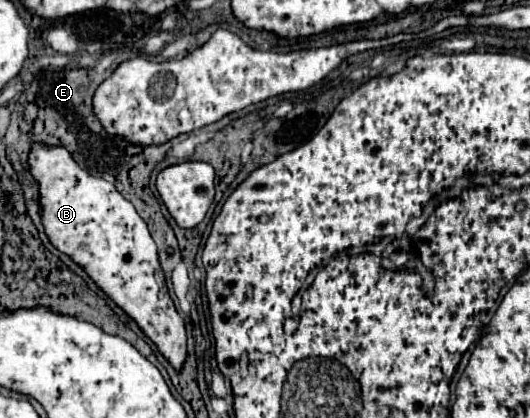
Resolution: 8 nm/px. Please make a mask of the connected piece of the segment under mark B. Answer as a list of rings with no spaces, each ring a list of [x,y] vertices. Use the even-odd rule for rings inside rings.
[[[36,143],[28,163],[40,185],[40,213],[50,243],[84,267],[94,283],[140,325],[144,335],[156,343],[160,353],[178,371],[186,359],[185,323],[168,295],[156,243],[132,203],[112,183],[78,169],[76,161],[62,147]]]

